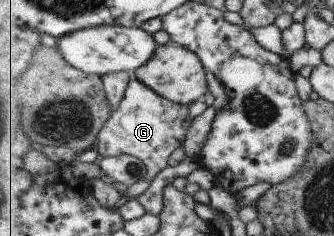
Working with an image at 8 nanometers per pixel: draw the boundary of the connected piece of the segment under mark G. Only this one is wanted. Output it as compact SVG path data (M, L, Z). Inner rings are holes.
M138 78L129 82L121 105L111 115L95 146L99 158L129 154L138 157L146 165L146 177L119 193L119 199L125 196L137 197L147 189L156 173L167 167L167 157L183 145L186 131L193 125L193 118L188 106L162 98Z

